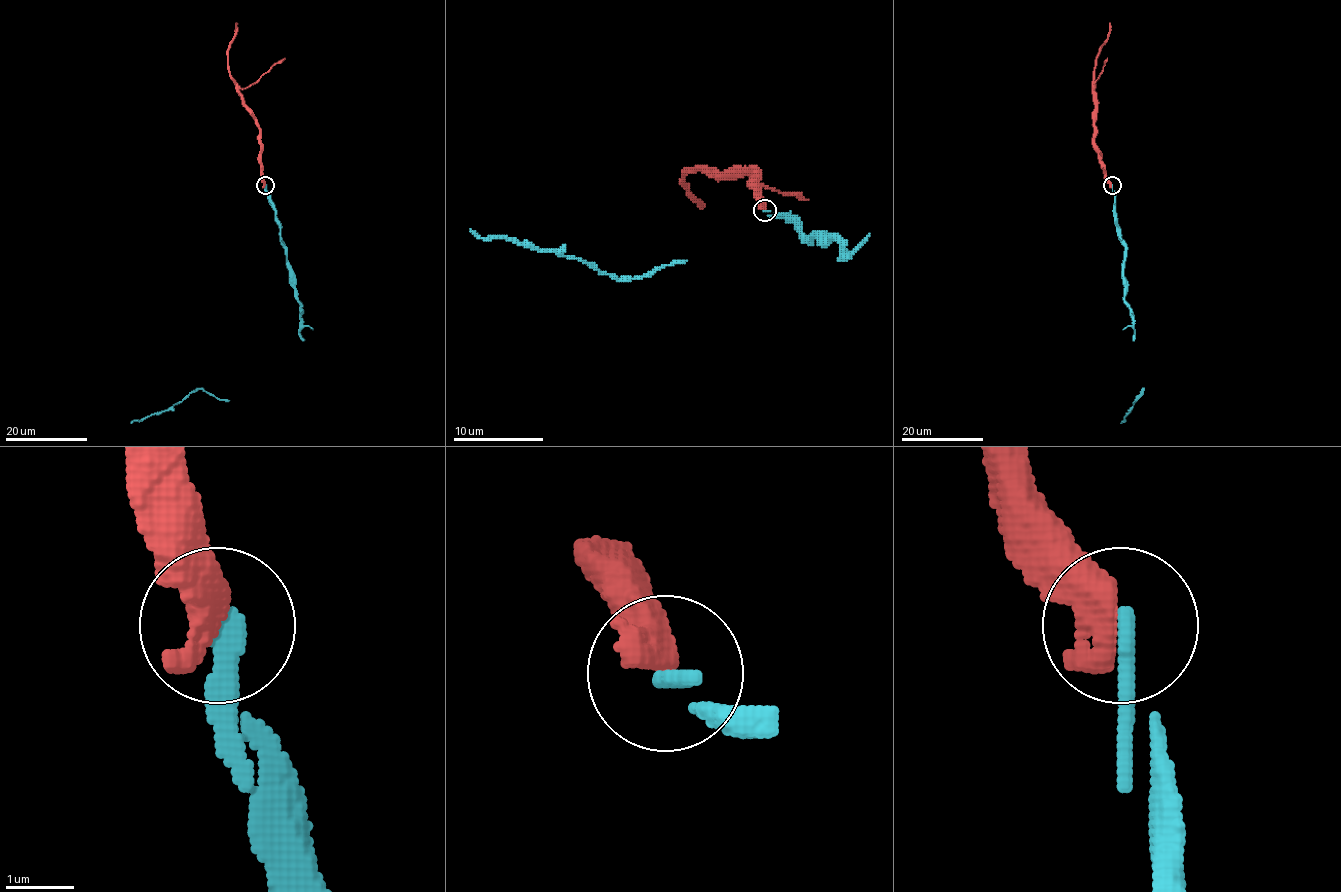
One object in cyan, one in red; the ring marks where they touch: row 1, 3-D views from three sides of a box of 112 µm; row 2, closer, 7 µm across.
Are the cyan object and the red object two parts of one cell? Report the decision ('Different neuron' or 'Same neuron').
Same neuron

